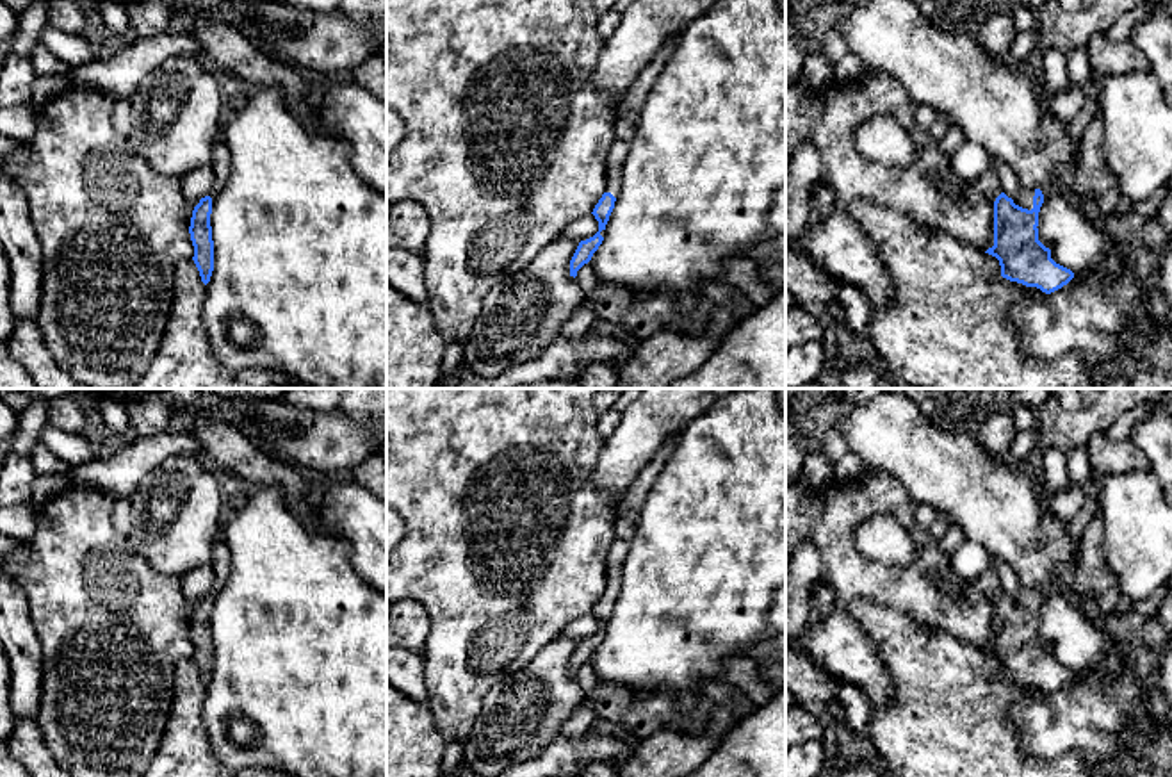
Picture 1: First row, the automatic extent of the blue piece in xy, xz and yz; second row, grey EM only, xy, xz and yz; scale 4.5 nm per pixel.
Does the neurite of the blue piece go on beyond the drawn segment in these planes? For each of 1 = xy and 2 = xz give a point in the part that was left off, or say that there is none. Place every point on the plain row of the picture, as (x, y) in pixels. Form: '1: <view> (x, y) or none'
1: none
2: xz (629, 510)

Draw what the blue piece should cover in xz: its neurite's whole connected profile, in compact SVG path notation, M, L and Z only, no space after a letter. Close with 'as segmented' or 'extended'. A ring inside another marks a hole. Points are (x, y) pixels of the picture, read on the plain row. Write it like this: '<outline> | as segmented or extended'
M668 451L655 453L654 458L641 469L638 478L629 485L618 506L616 522L614 522L614 538L607 554L606 592L602 593L602 597L598 599L598 602L591 611L598 620L598 631L593 636L579 642L570 659L570 675L574 677L577 675L577 670L591 659L593 652L598 649L598 645L604 640L600 631L606 629L609 615L614 608L614 601L622 590L623 561L629 552L631 540L634 536L648 492L652 490L655 478L663 470L666 458L668 458Z | extended

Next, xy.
M205 595L194 606L189 626L191 640L194 645L192 659L205 684L210 681L214 670L214 640L212 640L210 613L212 613L212 597Z | as segmented

